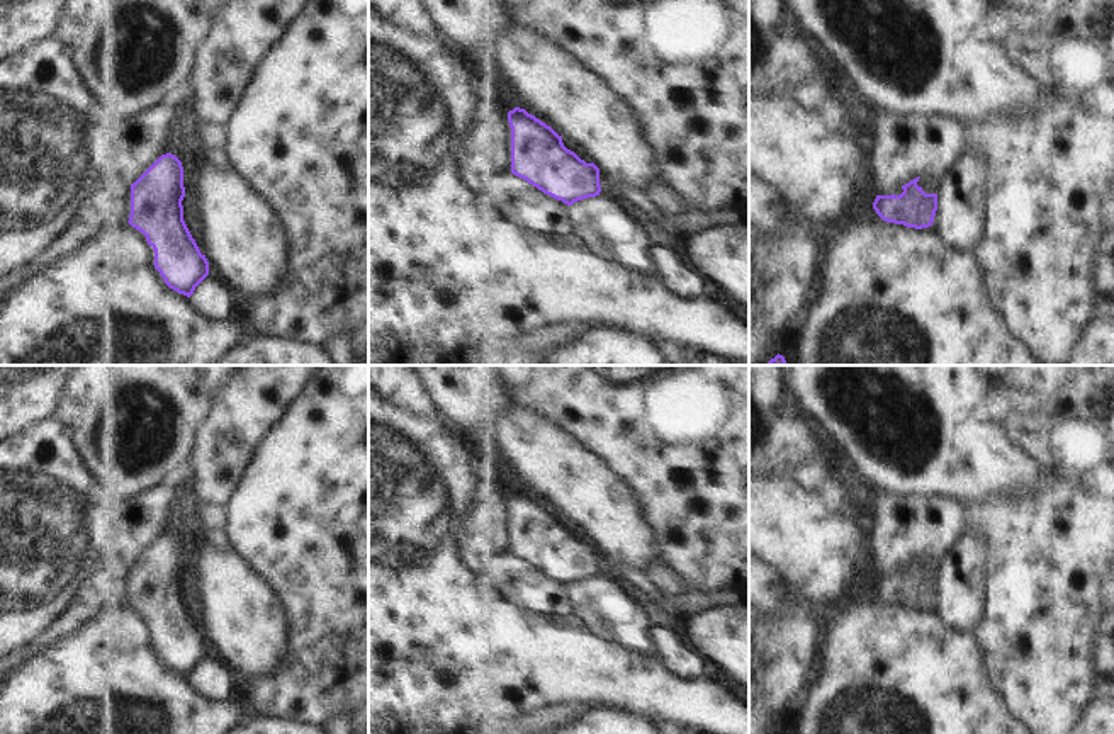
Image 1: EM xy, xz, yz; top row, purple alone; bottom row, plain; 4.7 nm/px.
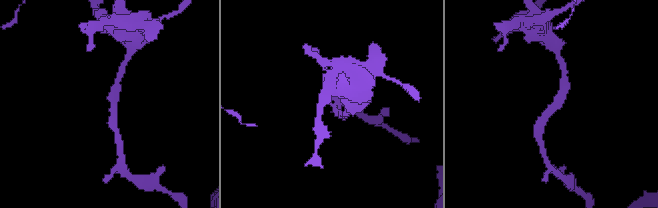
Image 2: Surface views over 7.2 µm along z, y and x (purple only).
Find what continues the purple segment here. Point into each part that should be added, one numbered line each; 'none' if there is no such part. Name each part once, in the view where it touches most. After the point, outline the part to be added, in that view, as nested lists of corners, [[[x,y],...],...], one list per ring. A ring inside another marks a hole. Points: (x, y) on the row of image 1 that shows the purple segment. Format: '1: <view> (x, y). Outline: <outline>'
none

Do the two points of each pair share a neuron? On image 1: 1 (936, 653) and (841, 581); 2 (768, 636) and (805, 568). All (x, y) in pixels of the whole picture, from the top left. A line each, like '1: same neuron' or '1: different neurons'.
1: different neurons
2: different neurons

